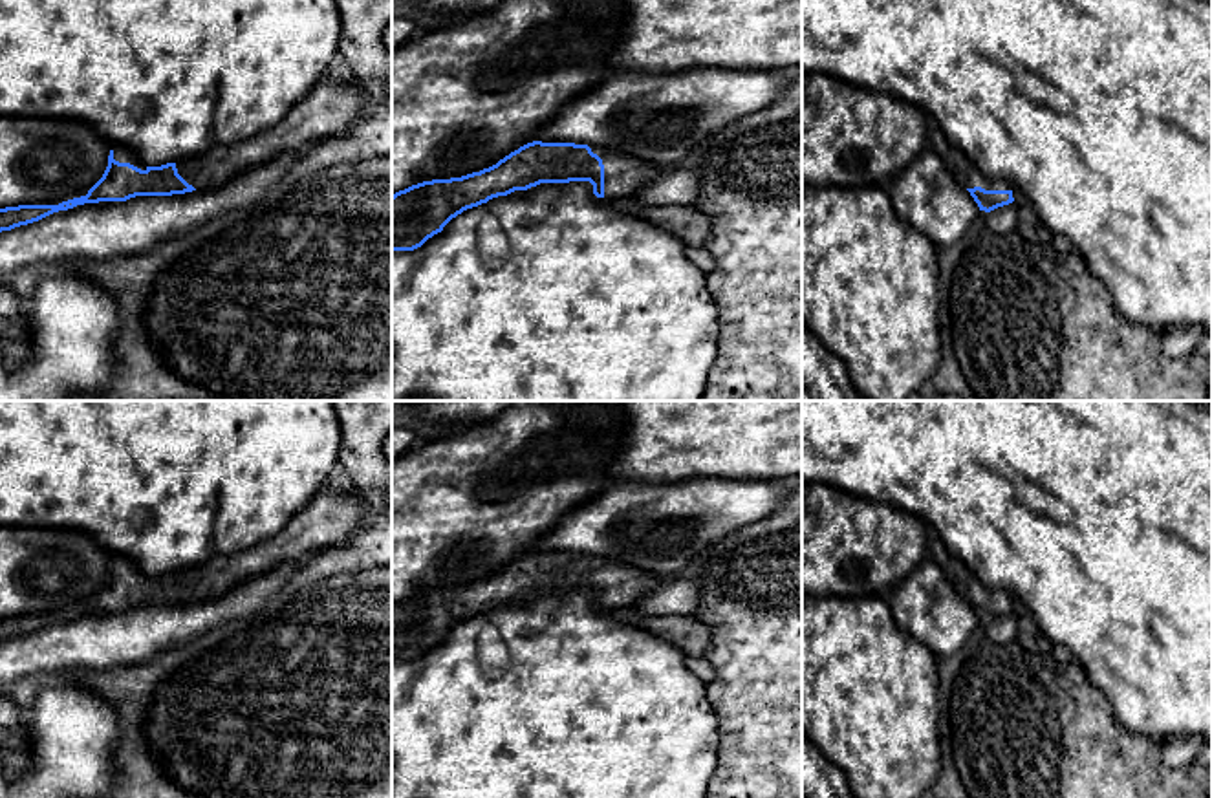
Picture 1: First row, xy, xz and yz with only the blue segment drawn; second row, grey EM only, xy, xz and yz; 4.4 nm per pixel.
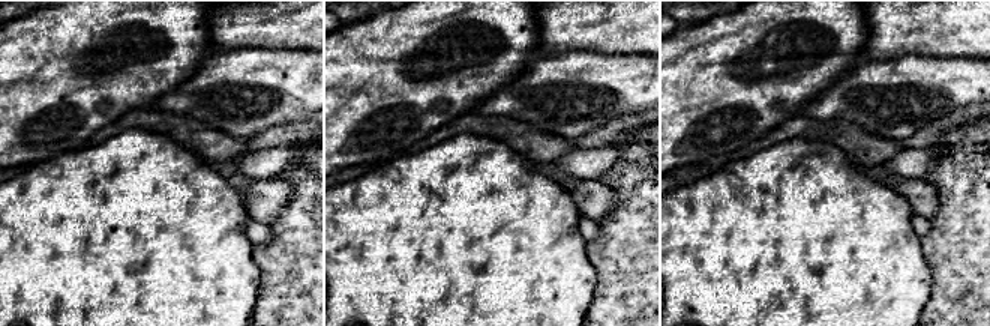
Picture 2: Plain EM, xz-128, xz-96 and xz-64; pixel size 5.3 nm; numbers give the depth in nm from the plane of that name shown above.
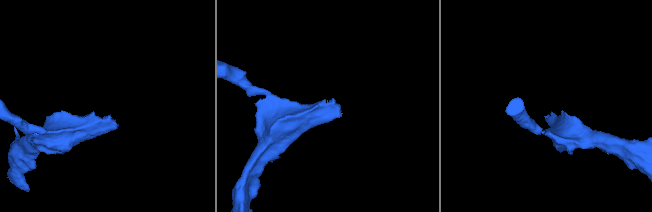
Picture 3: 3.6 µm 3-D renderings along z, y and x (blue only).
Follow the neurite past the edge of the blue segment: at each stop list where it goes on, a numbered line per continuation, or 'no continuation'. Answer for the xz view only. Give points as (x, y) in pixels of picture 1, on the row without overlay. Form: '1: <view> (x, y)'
1: xz (623, 584)

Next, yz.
1: yz (963, 581)

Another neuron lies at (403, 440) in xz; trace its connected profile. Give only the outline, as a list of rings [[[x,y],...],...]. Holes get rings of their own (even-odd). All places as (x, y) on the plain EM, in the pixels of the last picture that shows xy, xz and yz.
[[[392,426],[392,461],[401,458],[406,450],[417,445],[412,430]]]

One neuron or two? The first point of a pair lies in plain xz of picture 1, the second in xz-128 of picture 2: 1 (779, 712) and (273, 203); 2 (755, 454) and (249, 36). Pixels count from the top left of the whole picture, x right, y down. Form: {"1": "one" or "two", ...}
{"1": "two", "2": "one"}

